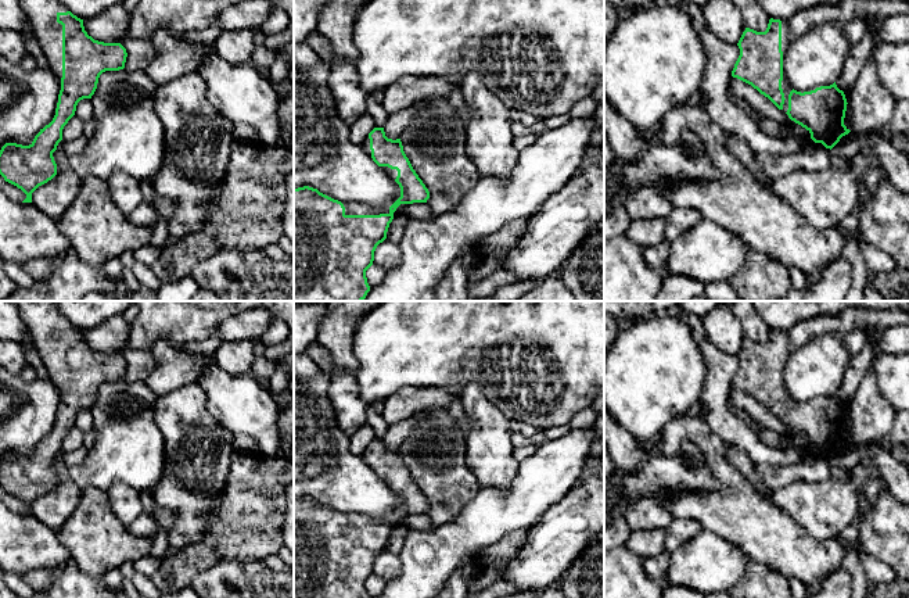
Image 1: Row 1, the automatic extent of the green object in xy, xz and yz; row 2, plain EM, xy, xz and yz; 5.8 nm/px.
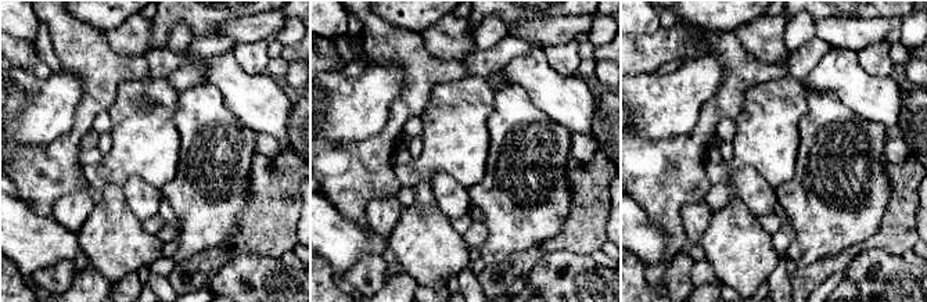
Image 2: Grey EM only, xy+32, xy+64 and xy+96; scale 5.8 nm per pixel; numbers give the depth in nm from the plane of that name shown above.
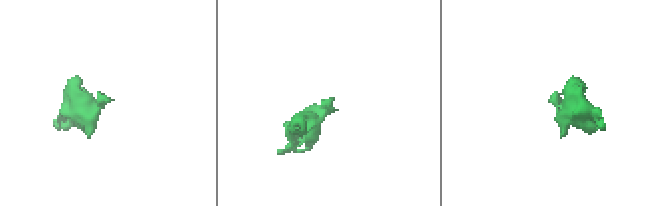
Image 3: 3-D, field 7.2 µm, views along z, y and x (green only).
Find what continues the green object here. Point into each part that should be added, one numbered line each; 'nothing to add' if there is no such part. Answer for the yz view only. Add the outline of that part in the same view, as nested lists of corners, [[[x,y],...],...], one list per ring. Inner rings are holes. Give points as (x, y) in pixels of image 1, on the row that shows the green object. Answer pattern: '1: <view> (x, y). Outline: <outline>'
1: yz (786, 86). Outline: [[[783,72],[782,89],[783,89],[784,99],[786,99],[786,100],[784,100],[784,104],[783,104],[783,111],[787,112],[787,110],[788,110],[788,94],[790,94],[790,92],[793,90],[793,87],[791,87],[790,83],[786,80],[784,72]]]

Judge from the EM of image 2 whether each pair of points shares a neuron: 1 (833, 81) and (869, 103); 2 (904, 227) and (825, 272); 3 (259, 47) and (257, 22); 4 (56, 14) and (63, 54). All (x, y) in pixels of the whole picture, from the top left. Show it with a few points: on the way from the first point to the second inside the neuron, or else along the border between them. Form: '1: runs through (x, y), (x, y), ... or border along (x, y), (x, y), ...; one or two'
1: runs through (841, 81), (847, 81), (861, 94); one
2: runs through (884, 240), (870, 243), (844, 256); one
3: border along (268, 39), (237, 42), (234, 45); two
4: runs through (61, 24), (63, 45); one

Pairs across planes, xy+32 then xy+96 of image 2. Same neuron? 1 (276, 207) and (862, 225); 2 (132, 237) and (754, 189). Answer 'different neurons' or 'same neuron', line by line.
1: different neurons
2: different neurons

